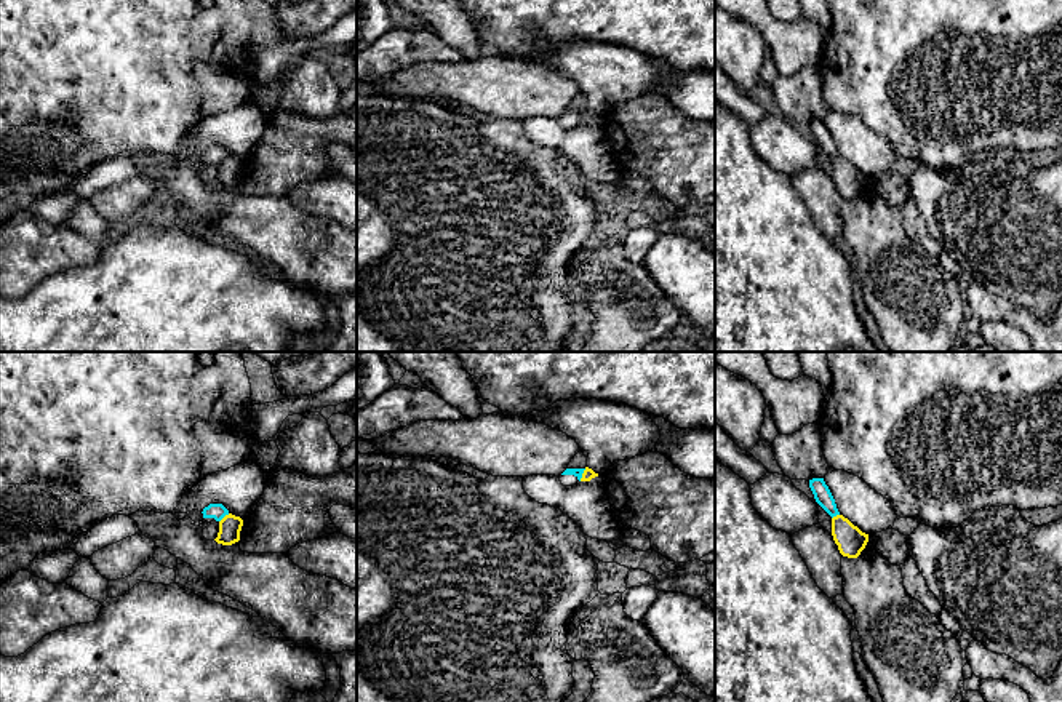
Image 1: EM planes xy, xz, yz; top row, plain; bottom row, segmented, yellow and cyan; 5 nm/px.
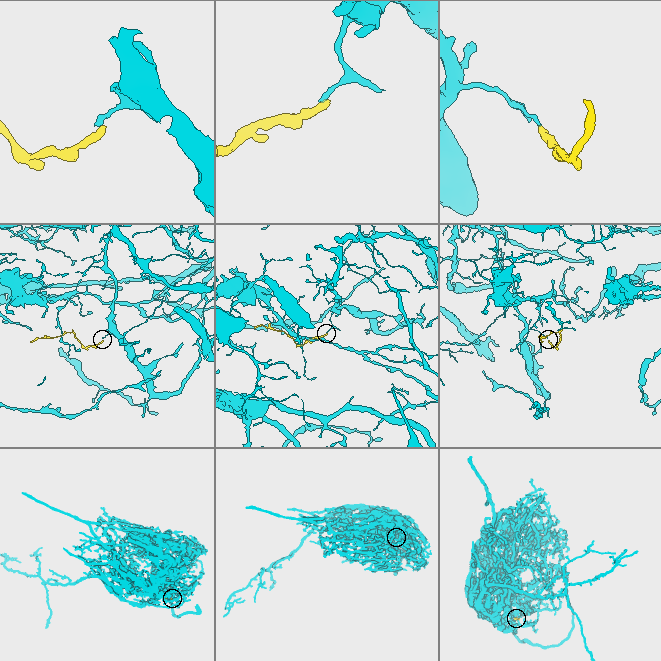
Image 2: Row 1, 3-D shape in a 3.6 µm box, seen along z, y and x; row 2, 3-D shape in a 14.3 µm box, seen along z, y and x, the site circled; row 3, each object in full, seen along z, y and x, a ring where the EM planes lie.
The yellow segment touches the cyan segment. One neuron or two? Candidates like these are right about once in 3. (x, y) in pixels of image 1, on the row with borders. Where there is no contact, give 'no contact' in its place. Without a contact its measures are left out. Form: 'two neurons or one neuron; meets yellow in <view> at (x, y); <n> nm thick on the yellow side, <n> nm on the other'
two neurons; meets yellow in xz at (582, 475); 60 nm thick on the yellow side, 50 nm on the other

